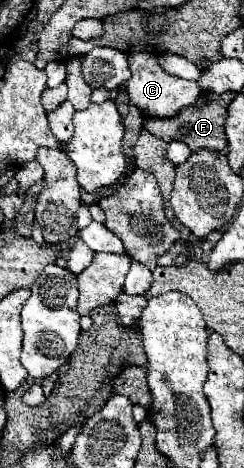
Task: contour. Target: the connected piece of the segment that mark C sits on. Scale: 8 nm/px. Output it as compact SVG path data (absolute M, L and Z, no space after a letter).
M138 52L130 56L130 68L132 68L132 76L126 82L126 92L130 102L146 116L146 118L170 118L176 116L182 108L192 106L198 96L200 96L200 88L196 82L192 80L184 80L172 74L166 74L156 56L148 54L148 52Z

